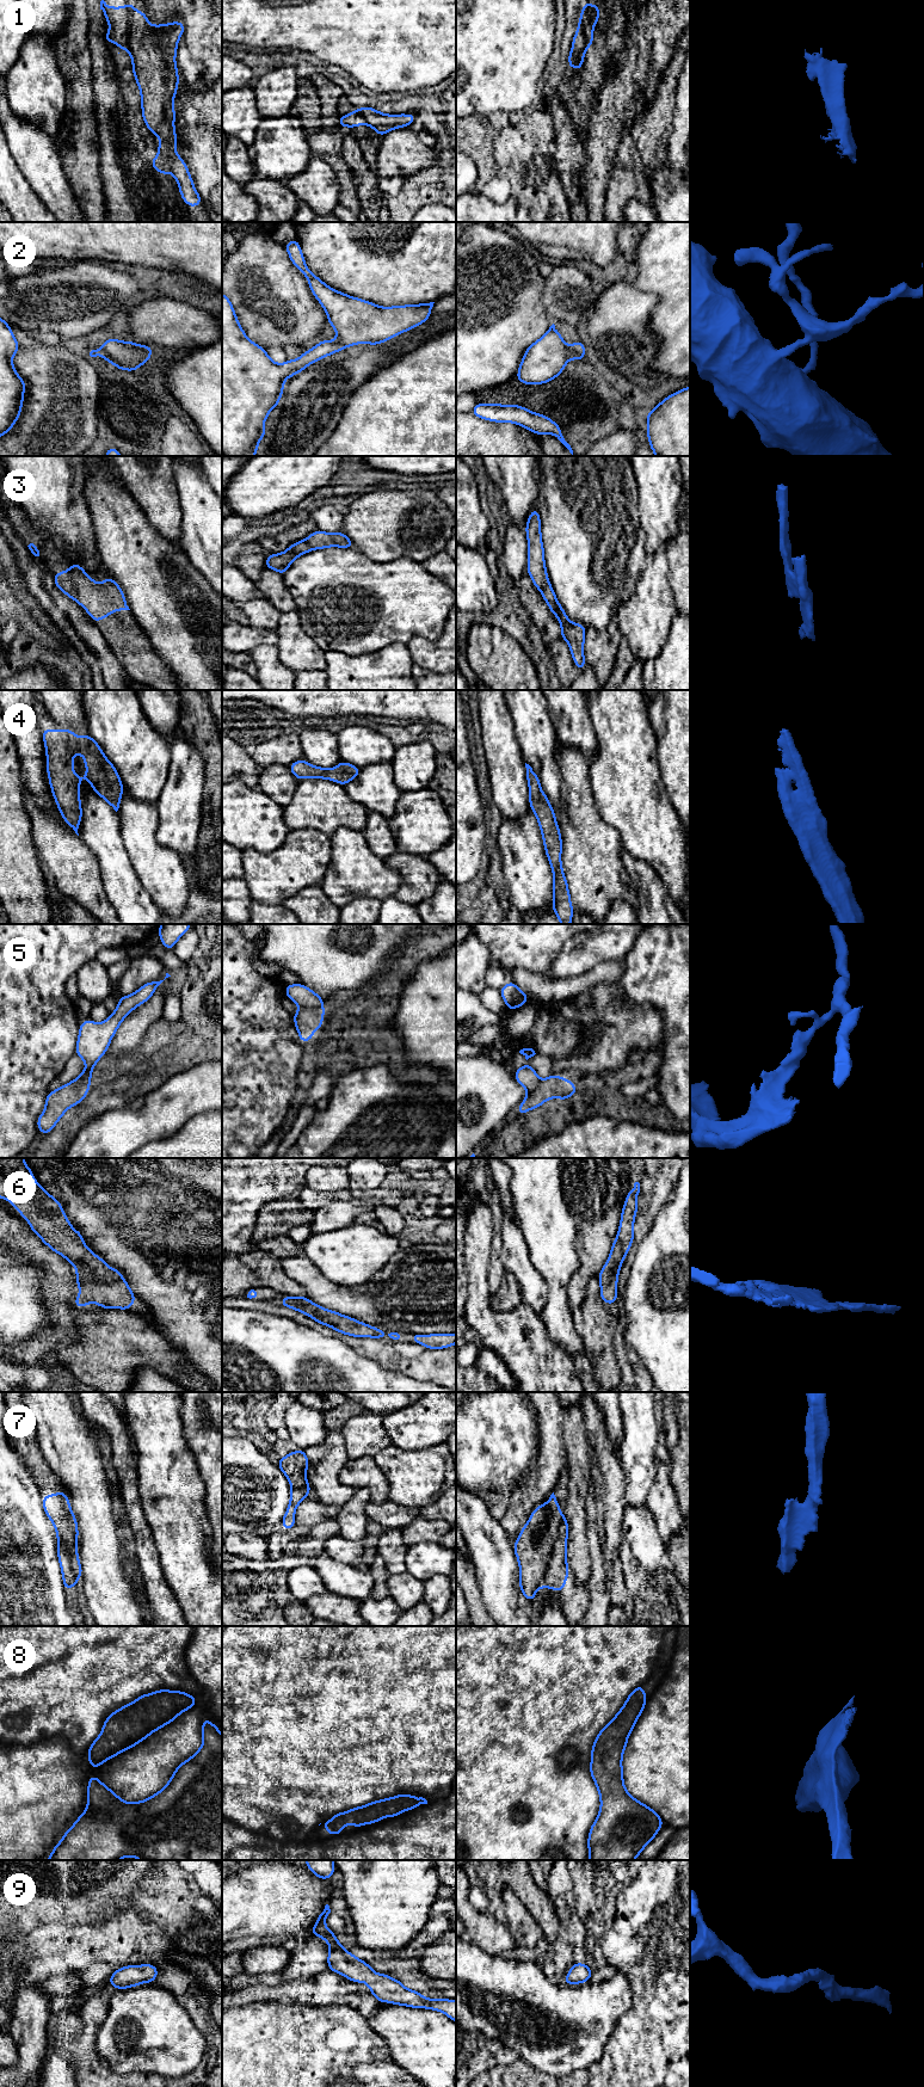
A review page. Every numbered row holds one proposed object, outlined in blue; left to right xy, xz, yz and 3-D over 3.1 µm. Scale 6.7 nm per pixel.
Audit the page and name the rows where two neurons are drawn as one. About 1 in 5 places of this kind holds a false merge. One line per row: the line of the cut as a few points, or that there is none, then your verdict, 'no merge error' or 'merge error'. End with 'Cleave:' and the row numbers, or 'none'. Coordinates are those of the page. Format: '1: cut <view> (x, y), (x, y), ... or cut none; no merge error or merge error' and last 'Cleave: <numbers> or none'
1: cut xy (134, 8), (130, 16), (128, 49); merge error
2: cut none; no merge error
3: cut none; no merge error
4: cut none; no merge error
5: cut xz (301, 1005), (322, 1008); merge error
6: cut none; no merge error
7: cut yz (564, 1518), (558, 1528), (558, 1538), (547, 1573), (537, 1586); merge error
8: cut none; no merge error
9: cut none; no merge error
Cleave: 1, 5, 7

